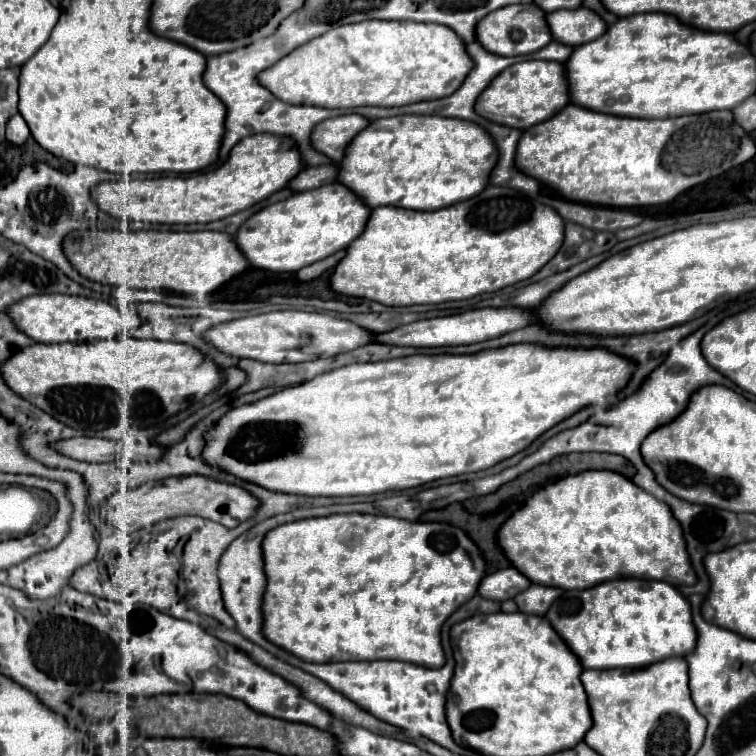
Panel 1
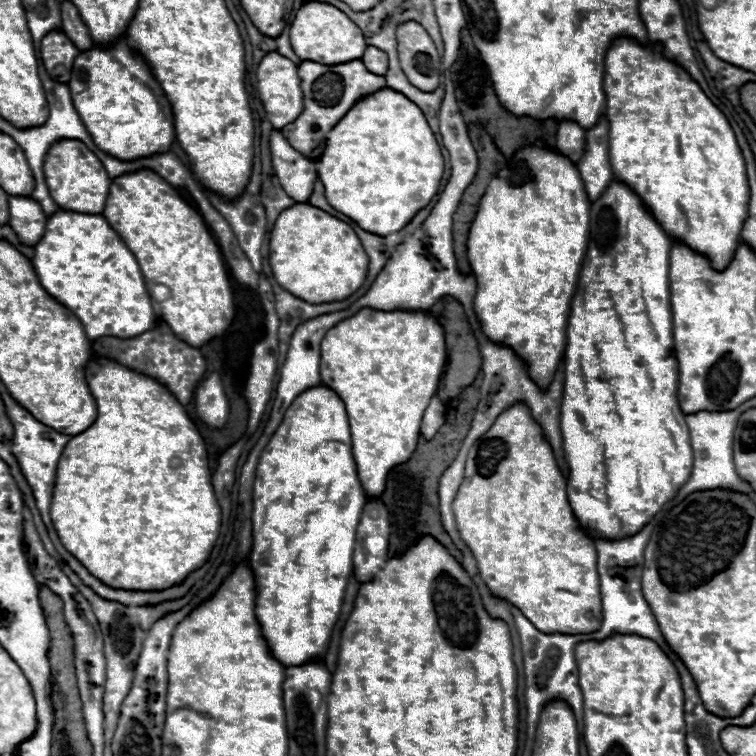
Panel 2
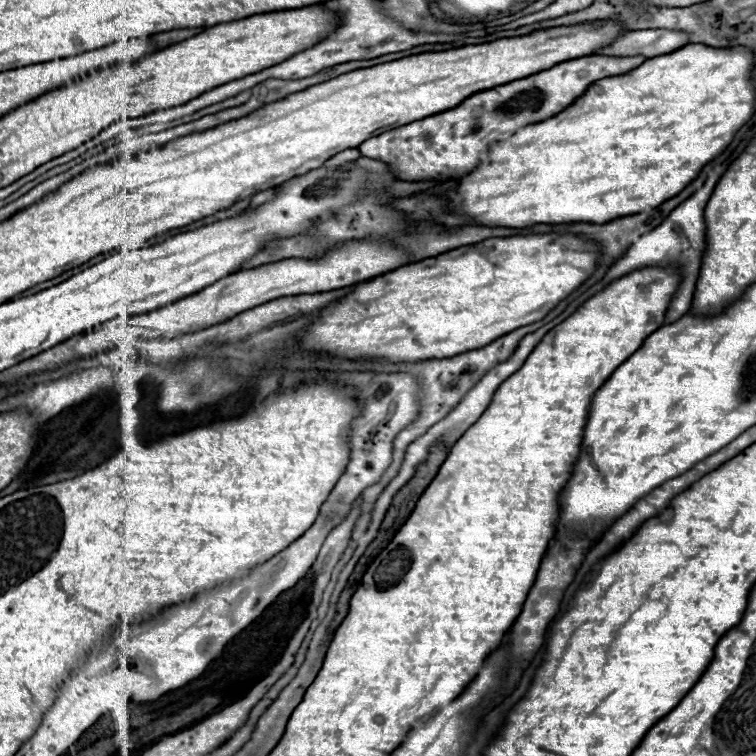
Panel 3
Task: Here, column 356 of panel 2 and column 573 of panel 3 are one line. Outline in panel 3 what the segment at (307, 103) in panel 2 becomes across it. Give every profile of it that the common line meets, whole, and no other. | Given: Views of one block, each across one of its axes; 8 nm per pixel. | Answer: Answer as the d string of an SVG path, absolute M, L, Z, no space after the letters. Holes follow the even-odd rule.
M586 56L578 60L568 60L558 64L558 68L548 68L536 76L514 80L512 84L502 84L486 92L478 92L464 100L458 108L450 112L440 112L438 116L428 116L418 122L410 122L402 128L394 128L380 136L372 136L358 148L362 156L386 162L390 170L402 180L424 180L424 178L460 178L470 172L480 156L486 154L490 144L498 142L500 136L508 136L526 124L548 120L550 116L568 108L576 98L580 98L586 88L602 78L618 76L638 68L646 58L602 58Z

